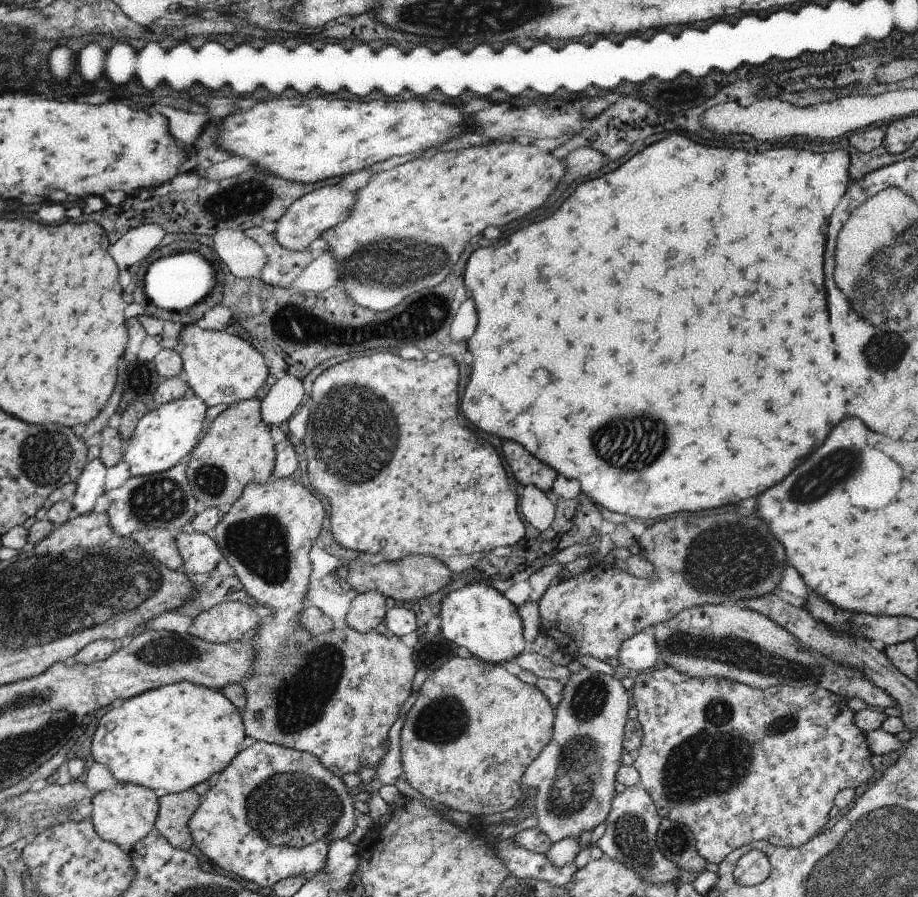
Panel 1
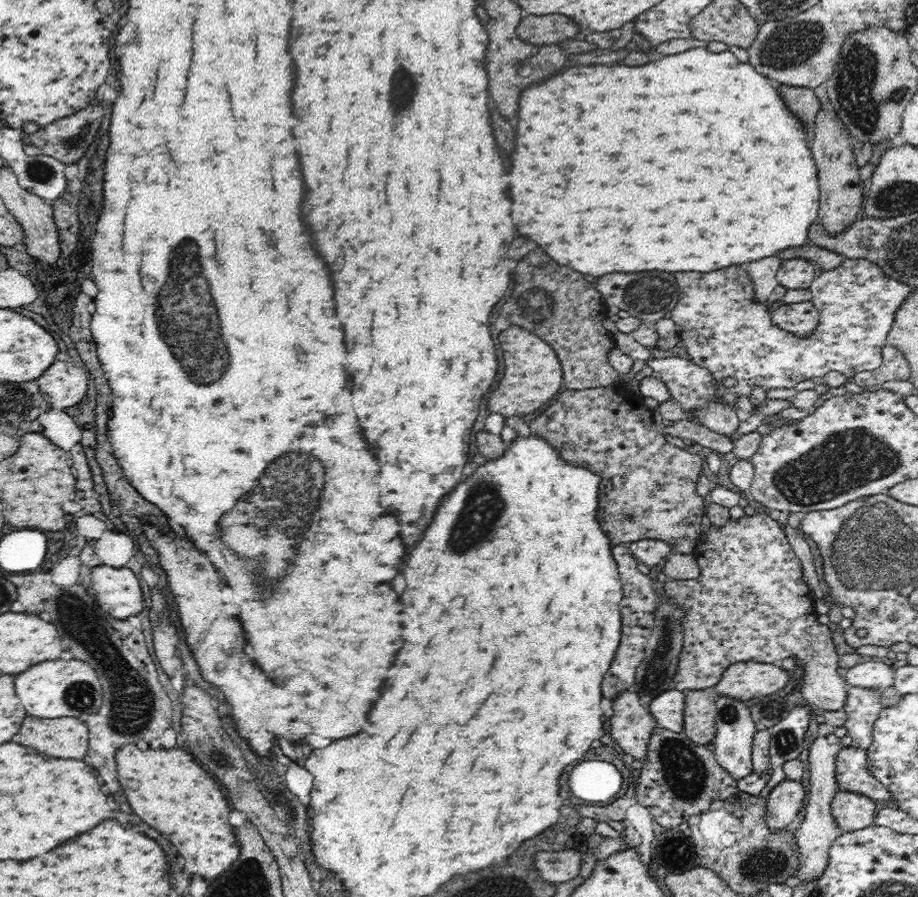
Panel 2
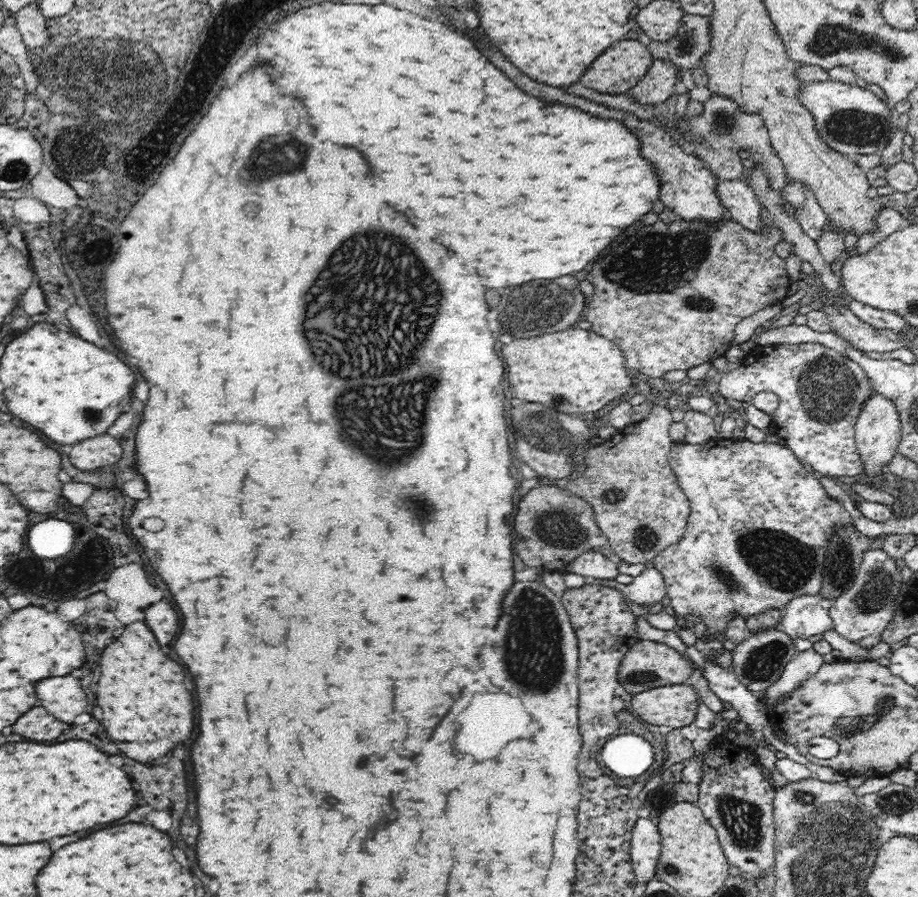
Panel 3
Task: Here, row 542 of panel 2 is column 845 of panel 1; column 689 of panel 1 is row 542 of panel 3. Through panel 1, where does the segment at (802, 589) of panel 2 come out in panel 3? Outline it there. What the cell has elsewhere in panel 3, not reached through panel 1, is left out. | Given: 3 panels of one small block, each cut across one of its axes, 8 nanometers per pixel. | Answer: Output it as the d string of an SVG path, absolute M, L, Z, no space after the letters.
M712 440L712 442L706 442L706 444L686 444L686 442L676 442L670 450L670 456L668 456L668 462L670 462L670 468L674 470L678 482L680 482L680 488L686 492L688 500L690 500L690 508L692 508L692 514L690 514L690 520L688 520L688 526L686 526L686 532L682 536L682 540L678 540L676 544L672 544L670 548L662 550L654 562L652 562L652 568L656 568L660 574L662 574L662 580L666 584L666 608L668 612L682 624L682 622L698 622L698 624L704 624L706 632L702 636L702 642L706 642L708 646L720 646L718 638L720 636L726 636L726 628L728 624L736 618L736 616L742 616L742 618L752 618L752 616L760 616L760 614L766 614L770 610L780 610L780 612L786 612L786 604L790 604L792 600L796 598L804 598L804 596L818 596L822 594L822 572L824 572L824 562L826 562L826 552L828 552L828 546L830 546L830 536L834 536L840 528L856 528L854 526L854 520L852 516L848 514L848 510L834 498L830 498L826 494L826 490L818 484L818 480L814 478L812 472L808 472L800 460L796 458L796 454L792 454L782 442L780 444L770 444L770 442L762 442L762 444L754 444L750 440Z

